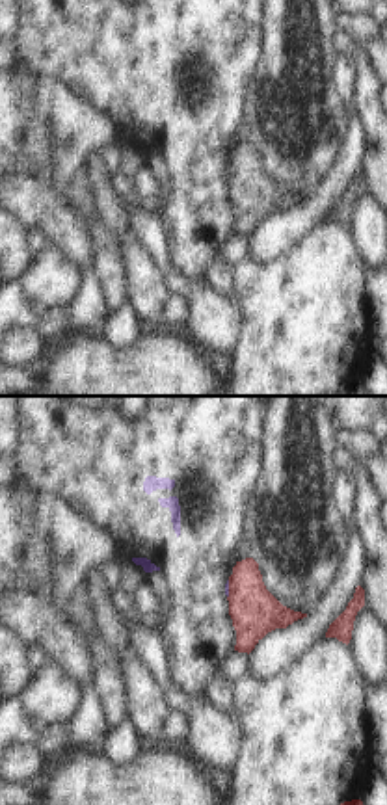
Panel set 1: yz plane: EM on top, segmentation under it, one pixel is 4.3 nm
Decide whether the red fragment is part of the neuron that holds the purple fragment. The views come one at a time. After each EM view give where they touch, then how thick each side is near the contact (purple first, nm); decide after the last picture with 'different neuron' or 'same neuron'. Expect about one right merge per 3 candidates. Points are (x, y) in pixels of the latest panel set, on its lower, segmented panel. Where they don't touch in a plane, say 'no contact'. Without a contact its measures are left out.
contact (227, 590); calibres 20 and 200 nm

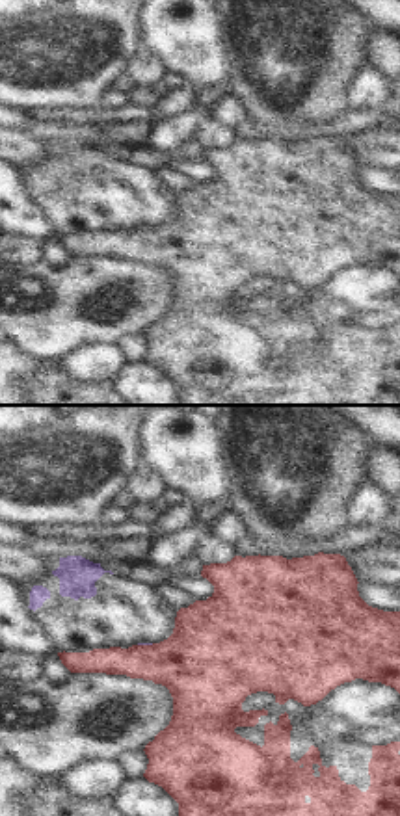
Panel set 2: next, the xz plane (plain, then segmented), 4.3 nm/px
contact (146, 644); calibres 20 and 360 nm

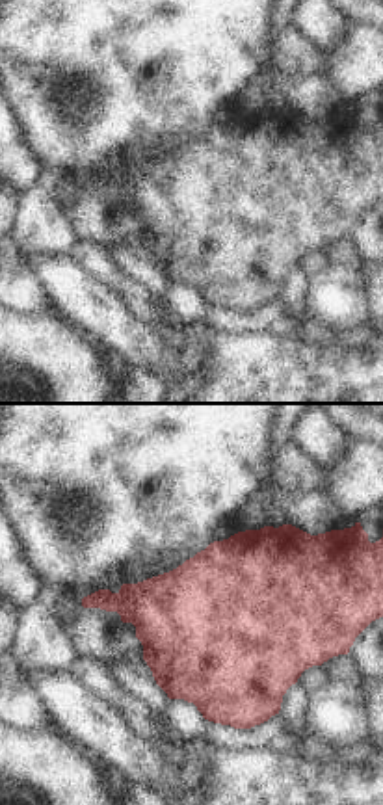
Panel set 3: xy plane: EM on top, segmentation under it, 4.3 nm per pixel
no contact

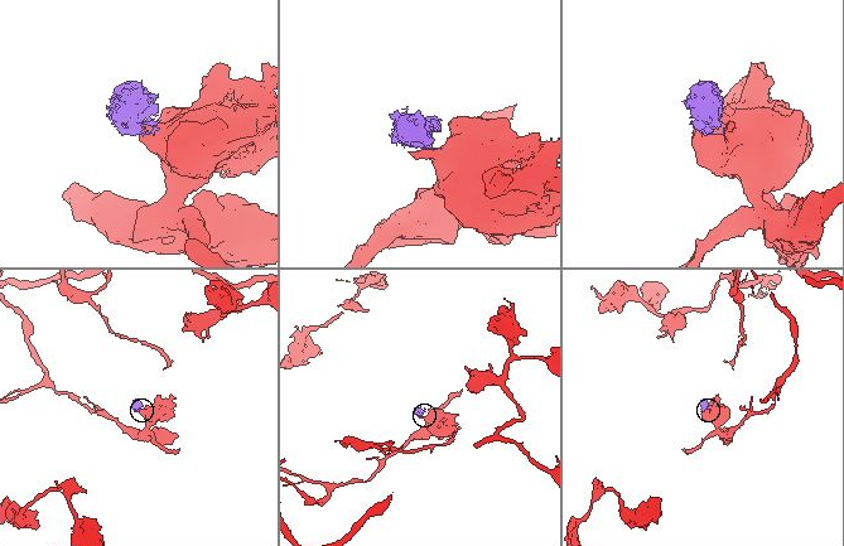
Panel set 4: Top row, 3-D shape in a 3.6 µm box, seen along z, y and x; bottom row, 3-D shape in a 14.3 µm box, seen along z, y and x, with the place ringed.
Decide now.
different neuron

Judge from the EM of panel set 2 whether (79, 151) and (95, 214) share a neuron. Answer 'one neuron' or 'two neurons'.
one neuron

